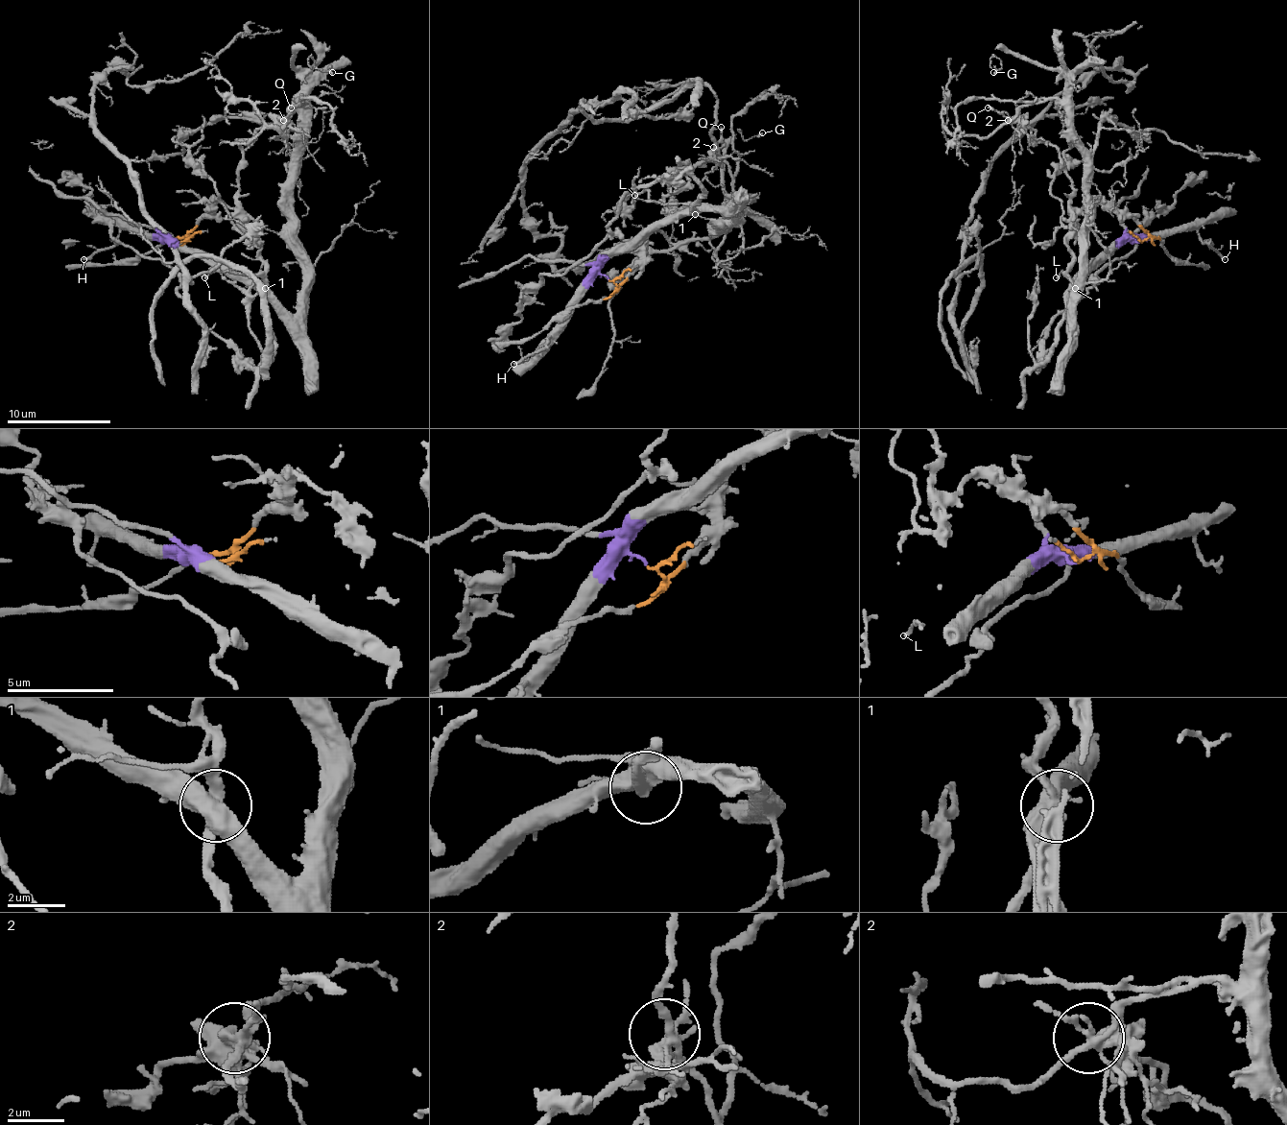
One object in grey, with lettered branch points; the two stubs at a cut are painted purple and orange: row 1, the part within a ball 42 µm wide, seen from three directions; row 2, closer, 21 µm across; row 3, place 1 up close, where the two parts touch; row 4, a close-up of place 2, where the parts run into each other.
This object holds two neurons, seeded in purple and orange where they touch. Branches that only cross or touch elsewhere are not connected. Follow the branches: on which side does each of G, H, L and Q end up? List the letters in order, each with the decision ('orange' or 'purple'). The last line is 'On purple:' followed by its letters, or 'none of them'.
G: purple
H: purple
L: orange
Q: orange
On purple: G, H

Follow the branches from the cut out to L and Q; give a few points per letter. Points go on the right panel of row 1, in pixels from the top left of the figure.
L: (1140, 242), (1148, 234), (1132, 218), (1093, 200), (1067, 236), (1069, 268), (1057, 278)
Q: (1140, 242), (1148, 234), (1119, 210), (1093, 200), (1075, 208), (1072, 179), (1054, 146), (987, 107)

